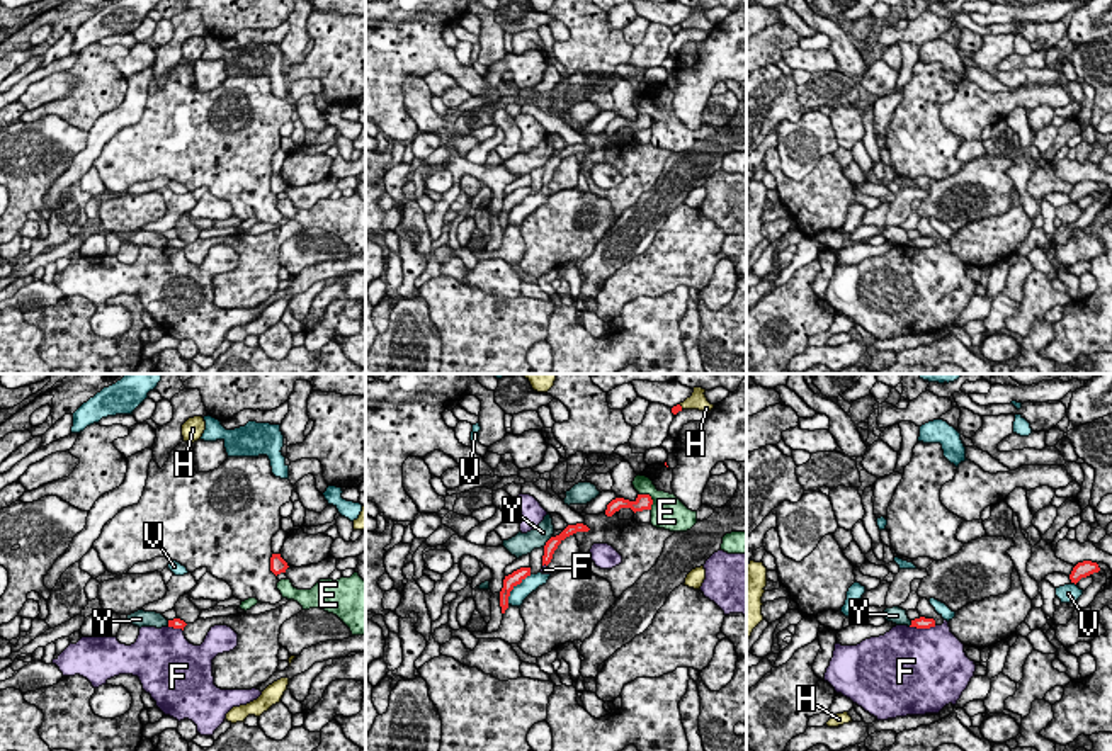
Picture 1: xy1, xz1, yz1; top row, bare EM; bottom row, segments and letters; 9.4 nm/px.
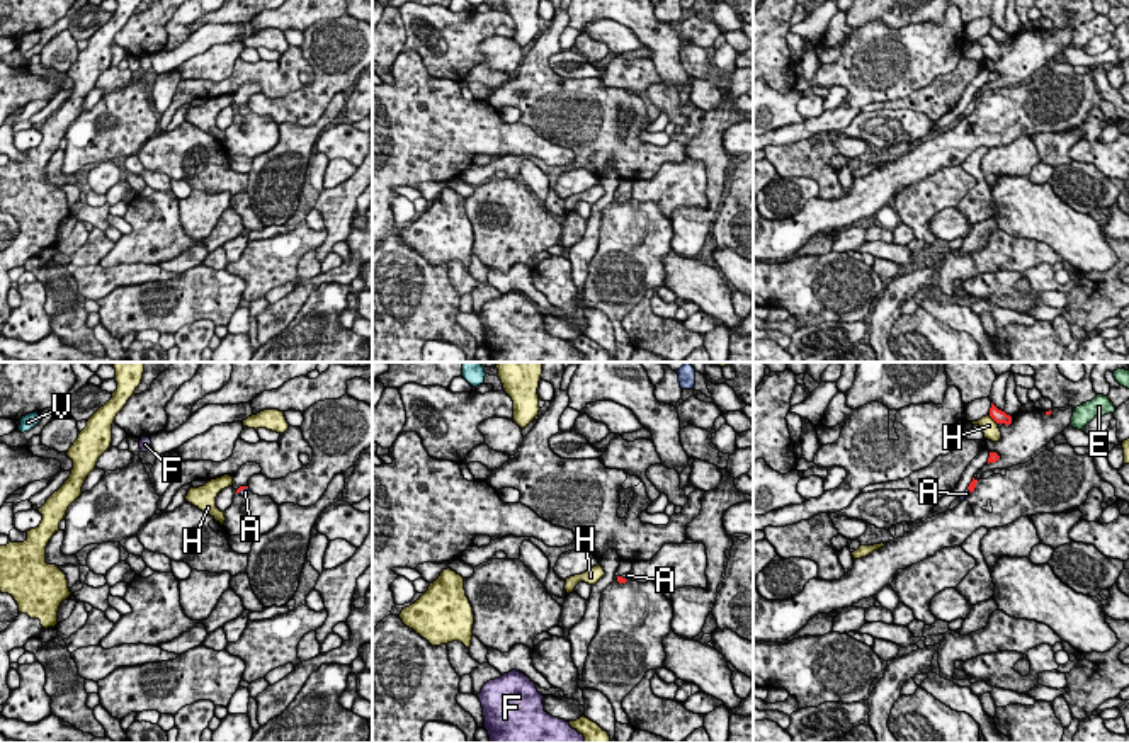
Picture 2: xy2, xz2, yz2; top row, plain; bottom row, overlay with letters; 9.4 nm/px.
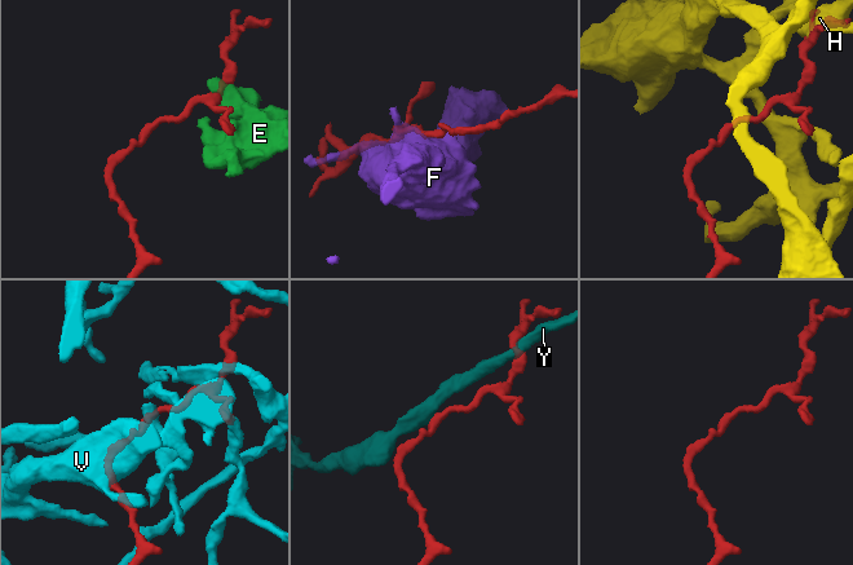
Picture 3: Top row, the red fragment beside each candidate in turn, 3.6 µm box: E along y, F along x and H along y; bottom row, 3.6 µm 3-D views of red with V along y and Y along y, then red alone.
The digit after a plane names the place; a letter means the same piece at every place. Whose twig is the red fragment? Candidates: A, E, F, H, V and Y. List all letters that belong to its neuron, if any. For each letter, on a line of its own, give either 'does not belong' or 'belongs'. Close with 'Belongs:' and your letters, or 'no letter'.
A: belongs
E: does not belong
F: does not belong
H: does not belong
V: does not belong
Y: does not belong
Belongs: A

